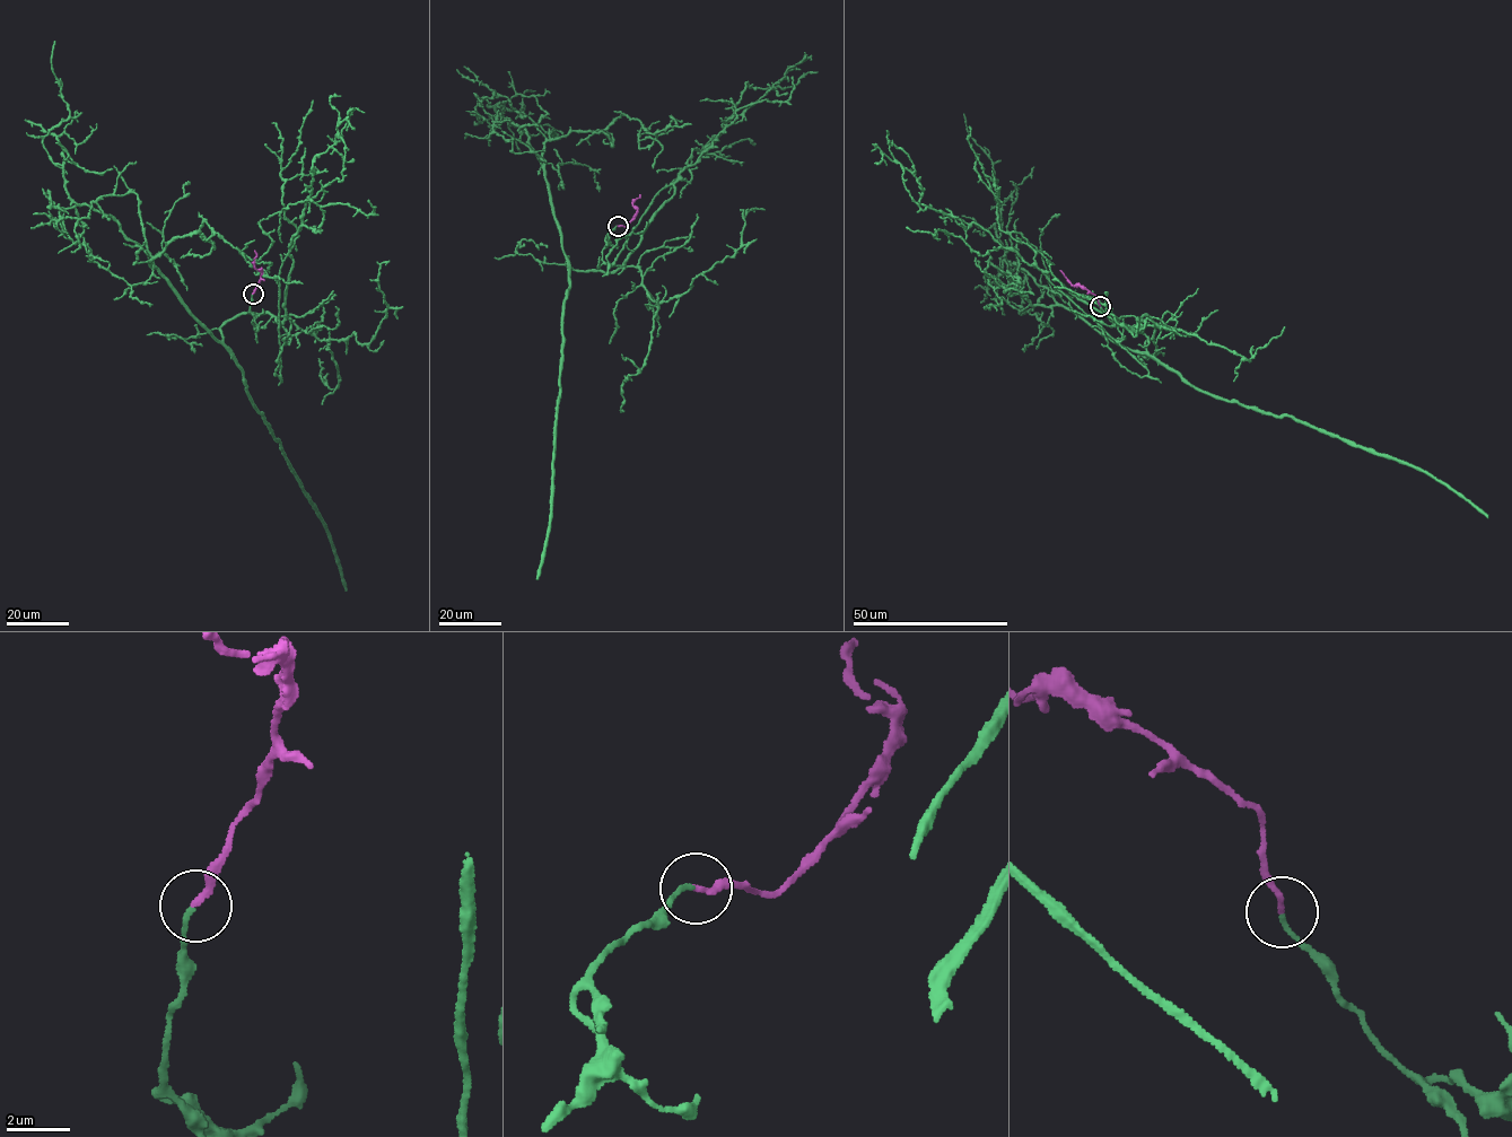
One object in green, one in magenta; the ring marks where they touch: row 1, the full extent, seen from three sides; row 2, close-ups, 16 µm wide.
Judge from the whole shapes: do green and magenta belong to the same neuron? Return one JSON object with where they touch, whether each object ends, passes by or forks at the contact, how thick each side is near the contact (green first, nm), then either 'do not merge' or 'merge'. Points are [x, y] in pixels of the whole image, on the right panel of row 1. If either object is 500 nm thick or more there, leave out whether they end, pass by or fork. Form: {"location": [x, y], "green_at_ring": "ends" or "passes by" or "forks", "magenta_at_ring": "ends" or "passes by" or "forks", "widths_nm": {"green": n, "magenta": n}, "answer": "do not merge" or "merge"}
{"location": [1100, 306], "green_at_ring": "ends", "magenta_at_ring": "ends", "widths_nm": {"green": 140, "magenta": 190}, "answer": "merge"}

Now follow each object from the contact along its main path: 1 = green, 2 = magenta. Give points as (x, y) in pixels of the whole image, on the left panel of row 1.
1: (253, 294), (255, 326), (271, 317), (217, 339), (71, 199), (43, 145), (70, 113), (54, 41)
2: (253, 294), (261, 274), (254, 268), (254, 251)

